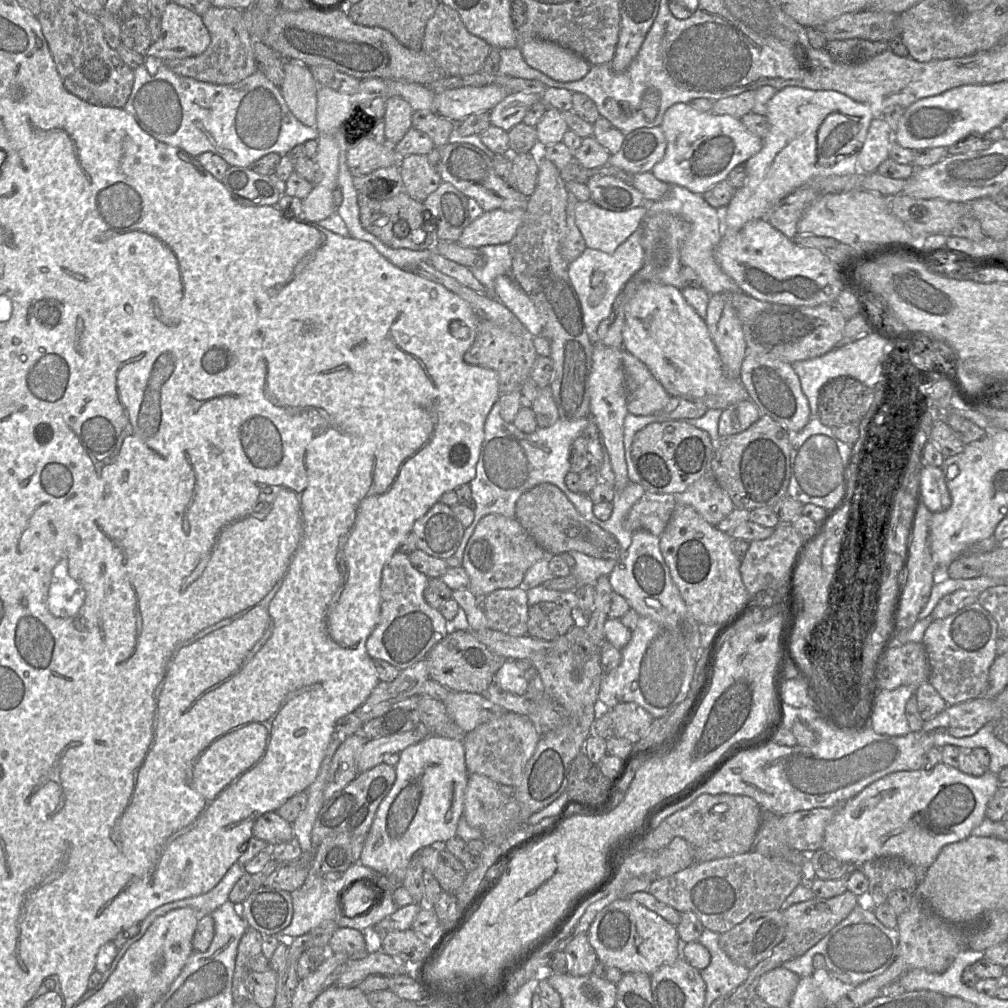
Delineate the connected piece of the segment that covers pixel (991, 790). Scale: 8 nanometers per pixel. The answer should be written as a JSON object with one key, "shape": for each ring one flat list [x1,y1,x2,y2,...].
{"shape":[[941,762,931,768,891,773,866,786,840,806,825,828,821,849,853,866,879,857,899,857,910,864,928,868,944,846,964,840,981,824,986,817,988,802,999,786,997,774,986,770,982,776,975,777]]}

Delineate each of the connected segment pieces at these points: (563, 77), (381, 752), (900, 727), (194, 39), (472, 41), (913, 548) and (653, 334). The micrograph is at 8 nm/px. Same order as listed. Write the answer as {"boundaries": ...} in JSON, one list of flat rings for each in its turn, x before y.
{"boundaries":[[[542,39,523,42,521,53,531,68,558,82,581,80,591,68,591,65,576,53]],[[419,724,415,729,400,734,369,740,363,746,357,762,359,773,363,773,383,762,386,754,400,753,408,746,431,735,426,727]],[[899,686,893,690,878,690,875,693,869,716,869,726,875,733,903,736,911,732,905,716,905,706,916,688]],[[168,2,161,19,161,31,147,55,161,60,198,56,210,43,201,16,176,3]],[[440,3,434,15,427,22,422,50,430,55,443,71,443,76,472,75,482,69,491,46,483,39,472,35,463,24,459,14]],[[918,499,905,566,899,575,901,592,899,597,898,617,896,625,894,626,894,635,898,635,900,632,908,630,919,620,918,615,927,603,934,584,935,564,932,560,929,546,929,525,932,515,933,512]],[[645,282,638,287,625,306,623,349,642,361,671,397,700,401,708,409,721,410,749,399,740,379,725,374,706,321,686,302,682,291,674,286]]]}

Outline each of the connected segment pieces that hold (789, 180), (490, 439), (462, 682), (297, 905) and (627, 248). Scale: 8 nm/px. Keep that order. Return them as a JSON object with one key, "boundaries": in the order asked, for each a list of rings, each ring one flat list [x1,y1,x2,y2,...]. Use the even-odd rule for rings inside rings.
{"boundaries":[[[788,86,785,87,781,90,778,90,776,92,776,94,768,101,768,105,767,105,767,113,766,113,766,118,769,124,769,130,765,136,765,138,763,139,763,146,762,149,753,157,749,158,746,163,744,164,745,167,745,171,746,171,746,178,744,181,744,184,742,187,736,189,732,199,730,200,730,202,728,203,728,205,723,208,723,209,717,209,717,210,722,210,721,212,721,225,723,226,723,234,724,233,734,233,736,231,738,231,739,229,741,229,747,222,752,221,752,220,757,220,757,219,763,219,763,218,767,218,769,212,782,200,784,199,786,196,788,196,789,194,791,194,792,192,794,192,796,189,800,188,801,186,803,186,804,184,806,184,809,180,815,178,815,177,827,177,827,176,842,176,842,175,847,175,847,174,854,174,858,171,858,154,866,140,866,136,868,133,868,129,869,126,871,124,871,121,874,118,874,115,871,111,871,108,869,105,865,104,865,103,860,103,857,102,853,99,851,99,850,97,837,92,837,91,832,91,832,90,810,90,810,89,805,89,805,88,801,88,801,87,795,87,795,86]],[[497,401,487,416,484,426,485,436,476,465,476,475,469,482,472,498,476,503,475,517,472,524,465,528,459,547,454,553,459,566,462,564,467,543,480,519,488,514,501,514,509,518,516,518,515,506,519,497,543,482,556,485,565,493,584,518,613,534,621,546,622,554,625,554,631,545,633,533,623,527,623,521,632,506,645,493,645,488,639,483,630,481,624,489,615,492,611,516,607,520,600,520,593,513,594,502,589,495,574,493,565,483,565,477,571,468,570,447,574,440,583,434,590,423,590,418,558,419,550,427,537,427,533,433,527,434,520,431,513,422,504,421,500,415,500,409,501,406]],[[471,630,448,633,424,659,427,661,429,677,434,681,451,691,477,694,482,694,494,681,495,673,506,660,489,650]],[[359,862,353,863,353,865,350,866,336,881,325,879,325,875,317,873,317,871,313,869,312,865,305,883,299,889,291,893,293,917,290,925,281,932,274,934,274,936,277,938,279,943,285,944,290,949,295,938,308,933,325,921,333,920,339,927,350,927,359,931,363,931,369,927,374,927,385,917,395,913,399,909,394,902,393,893,401,886,403,886,403,883,399,879,391,879,381,876,380,874,371,871,371,868,364,866],[363,877,373,880,380,888,383,889,384,898,382,904,367,915,347,917,342,912,341,897,351,885]],[[641,226,628,237,613,253,606,253,601,250,586,248,585,251,573,262,568,265,568,274,571,283,576,291,582,306,584,323,590,335,591,341,598,342,598,326,611,314,613,304,623,290,626,283,635,275,635,273,643,266,644,251,641,245,642,229],[594,272,604,274,606,284,606,292,597,305,590,305,589,297,592,287,591,278]]]}

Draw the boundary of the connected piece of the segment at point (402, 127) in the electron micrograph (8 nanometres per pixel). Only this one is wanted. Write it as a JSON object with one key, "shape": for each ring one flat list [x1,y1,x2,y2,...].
{"shape":[[392,96,385,100,385,143,395,145,407,131,412,128,413,109,407,101,398,96]]}

